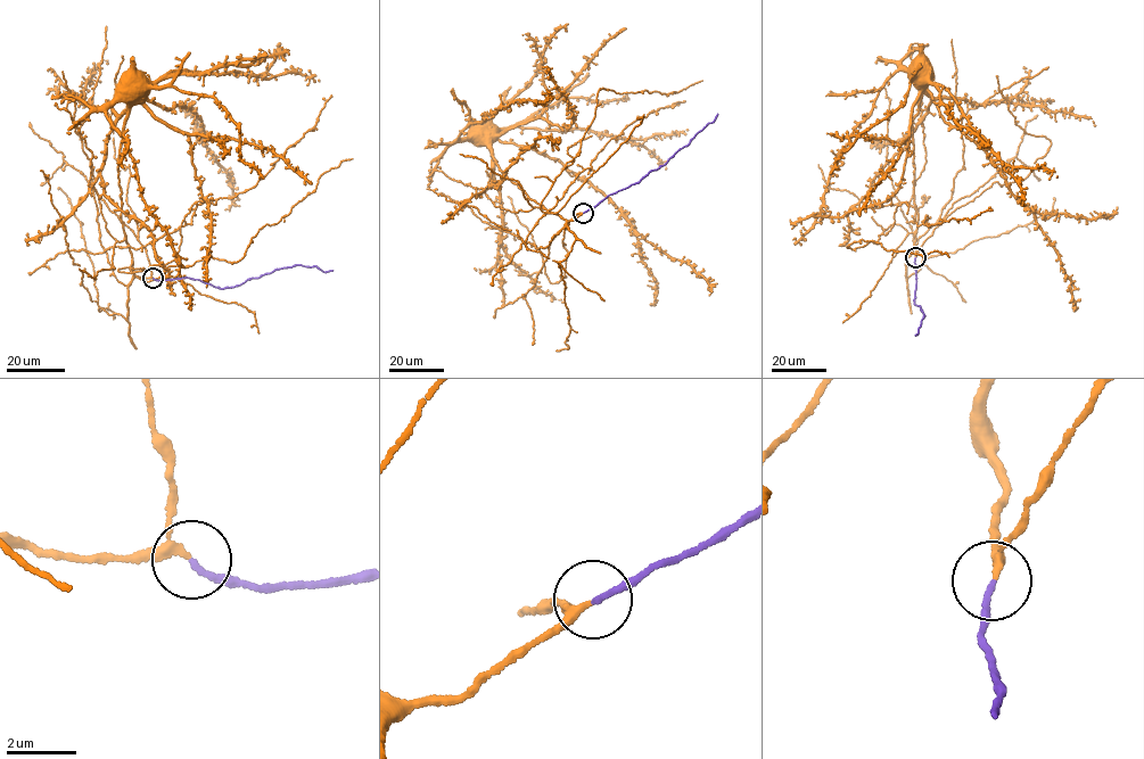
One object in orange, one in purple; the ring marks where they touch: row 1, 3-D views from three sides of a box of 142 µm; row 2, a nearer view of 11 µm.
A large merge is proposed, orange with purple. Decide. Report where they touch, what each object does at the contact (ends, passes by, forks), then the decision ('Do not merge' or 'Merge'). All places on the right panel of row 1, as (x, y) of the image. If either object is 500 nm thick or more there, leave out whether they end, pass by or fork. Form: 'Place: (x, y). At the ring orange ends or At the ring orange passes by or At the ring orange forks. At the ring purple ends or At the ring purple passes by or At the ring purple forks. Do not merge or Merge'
Place: (915, 257). At the ring orange passes by. At the ring purple ends. Merge

